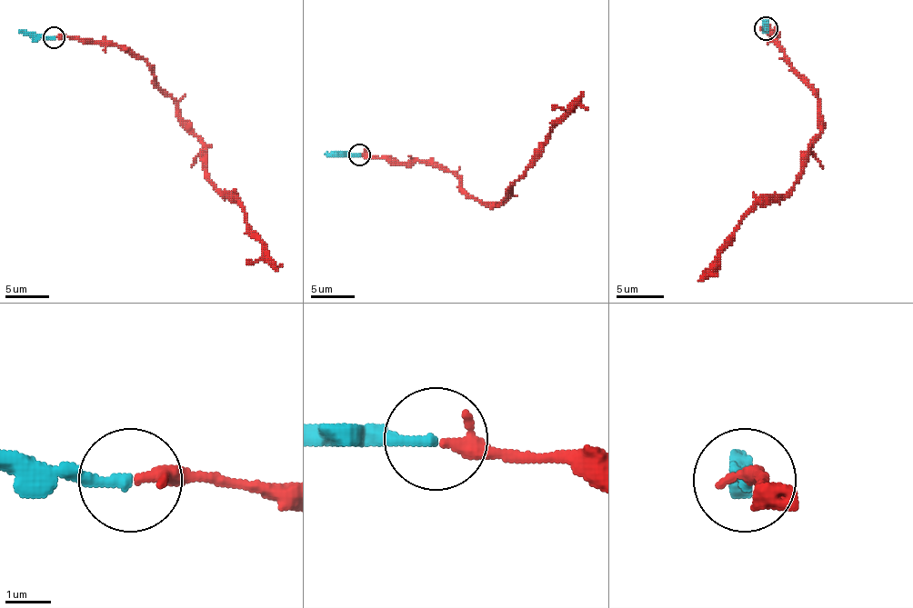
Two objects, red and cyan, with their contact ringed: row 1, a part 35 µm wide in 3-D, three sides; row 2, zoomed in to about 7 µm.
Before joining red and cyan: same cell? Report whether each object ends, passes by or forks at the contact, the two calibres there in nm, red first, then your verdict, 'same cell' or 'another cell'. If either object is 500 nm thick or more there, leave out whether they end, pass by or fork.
red ends; cyan ends; calibres 320 and 240 nm; another cell

